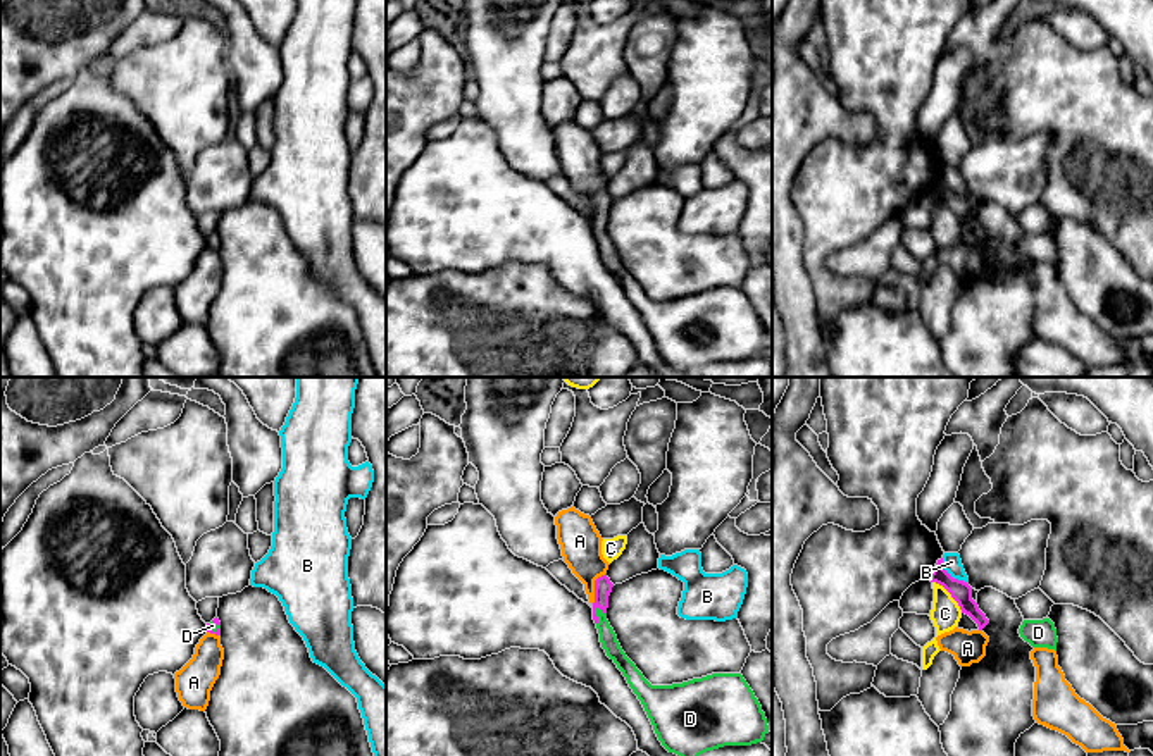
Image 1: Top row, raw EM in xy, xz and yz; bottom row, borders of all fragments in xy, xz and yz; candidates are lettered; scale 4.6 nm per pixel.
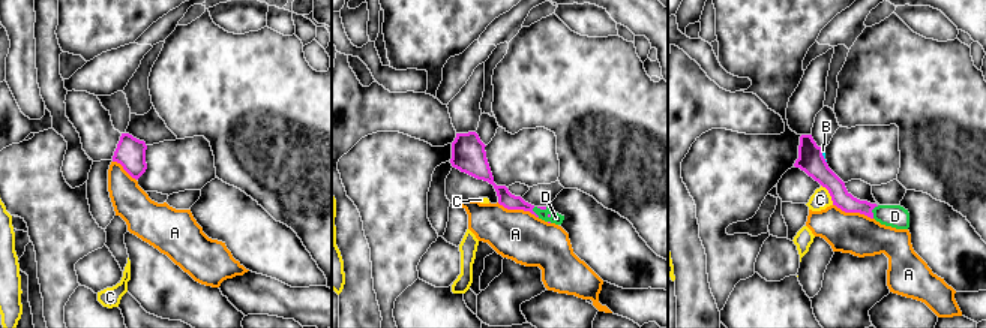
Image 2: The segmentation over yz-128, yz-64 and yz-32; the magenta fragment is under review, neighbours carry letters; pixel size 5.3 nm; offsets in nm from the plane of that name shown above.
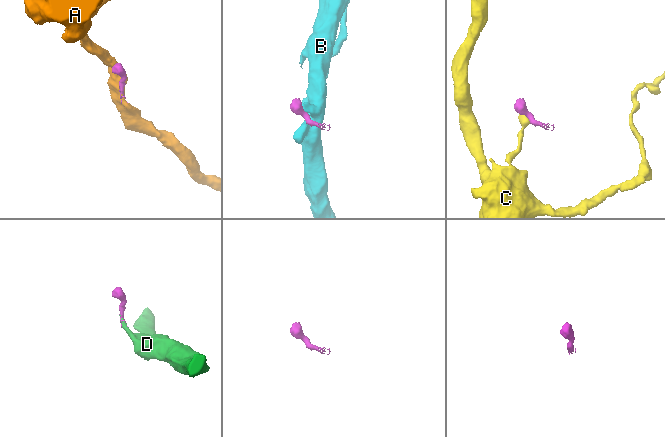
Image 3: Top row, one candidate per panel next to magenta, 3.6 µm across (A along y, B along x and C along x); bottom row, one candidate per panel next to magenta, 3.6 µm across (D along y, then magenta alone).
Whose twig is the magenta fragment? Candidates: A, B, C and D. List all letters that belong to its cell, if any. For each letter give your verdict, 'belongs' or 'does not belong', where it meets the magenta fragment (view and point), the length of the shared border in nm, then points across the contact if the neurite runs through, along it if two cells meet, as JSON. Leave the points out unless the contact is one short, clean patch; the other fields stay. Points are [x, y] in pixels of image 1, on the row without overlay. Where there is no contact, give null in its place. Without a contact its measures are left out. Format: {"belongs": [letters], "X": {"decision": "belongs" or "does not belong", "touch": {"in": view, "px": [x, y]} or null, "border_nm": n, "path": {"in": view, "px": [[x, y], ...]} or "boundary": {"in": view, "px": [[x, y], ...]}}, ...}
{"belongs": ["D"], "A": {"decision": "does not belong", "touch": {"in": "xz", "px": [595, 202]}, "border_nm": 170}, "B": {"decision": "does not belong", "touch": {"in": "yz", "px": [950, 190]}, "border_nm": 180, "boundary": {"in": "yz", "px": [[941, 173], [943, 181], [967, 198]]}}, "C": {"decision": "does not belong", "touch": {"in": "yz", "px": [950, 207]}, "border_nm": 200, "boundary": {"in": "yz", "px": [[933, 195], [950, 209], [962, 226]]}}, "D": {"decision": "belongs", "touch": {"in": "xz", "px": [595, 229]}, "border_nm": 90, "path": {"in": "xz", "px": [[602, 198], [602, 217], [595, 229], [602, 236], [609, 255]]}}}

